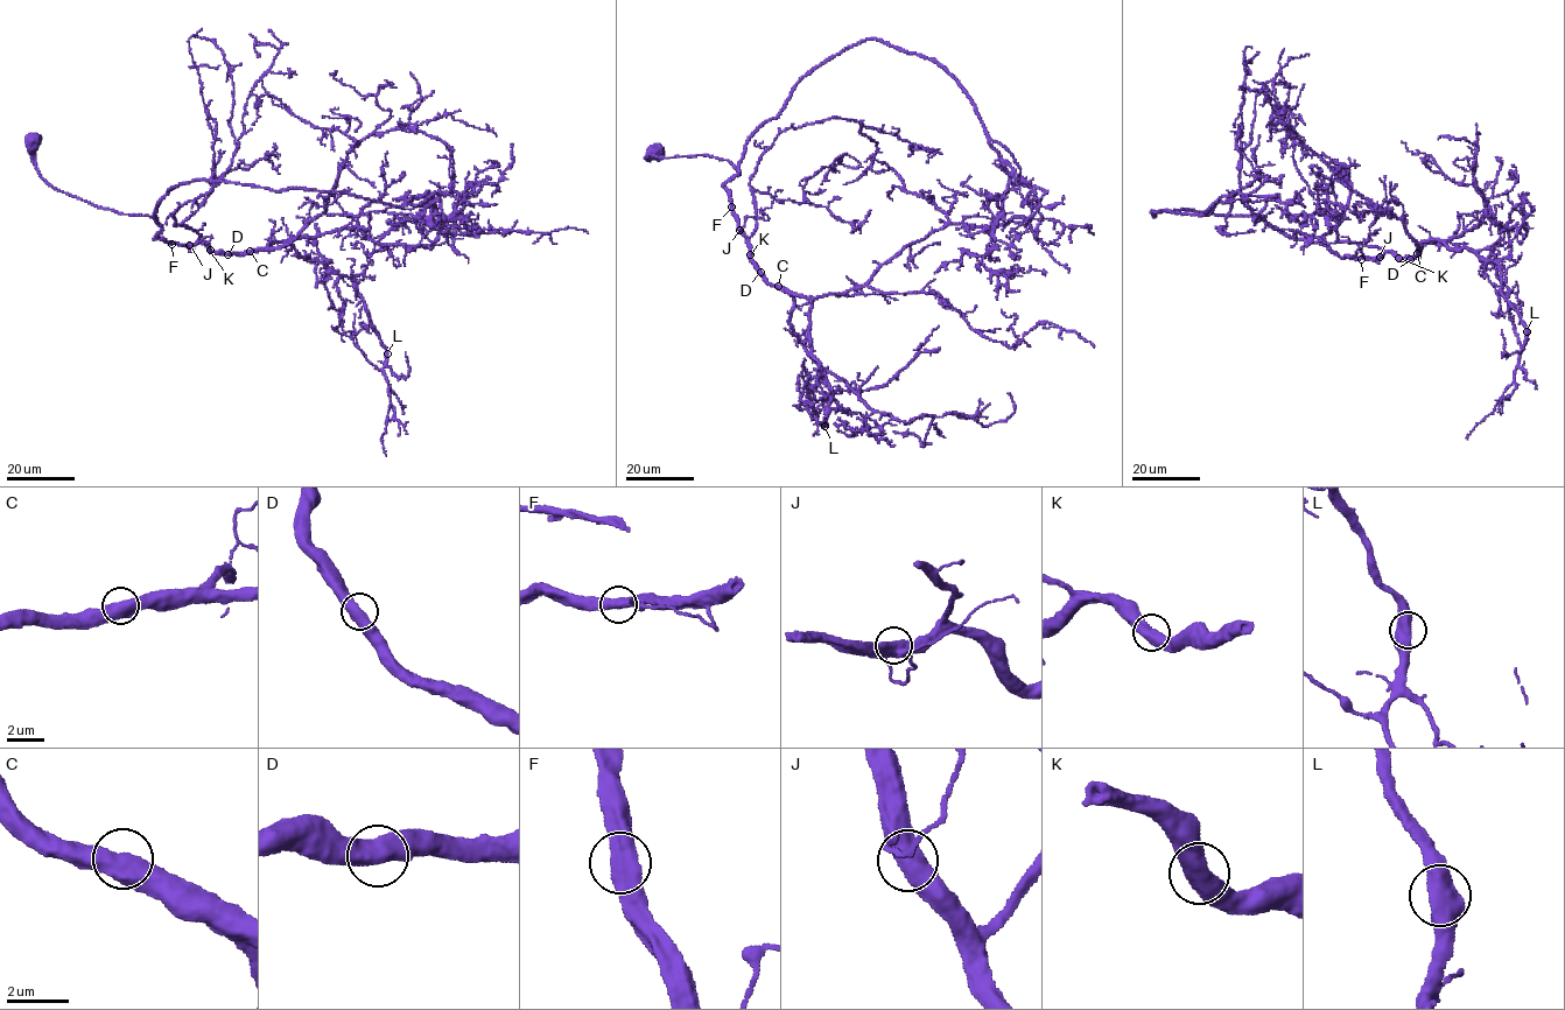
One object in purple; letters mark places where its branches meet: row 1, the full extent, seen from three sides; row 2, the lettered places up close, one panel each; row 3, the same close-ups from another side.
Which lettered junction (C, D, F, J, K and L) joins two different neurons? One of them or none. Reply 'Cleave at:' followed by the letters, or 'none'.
Cleave at: none

